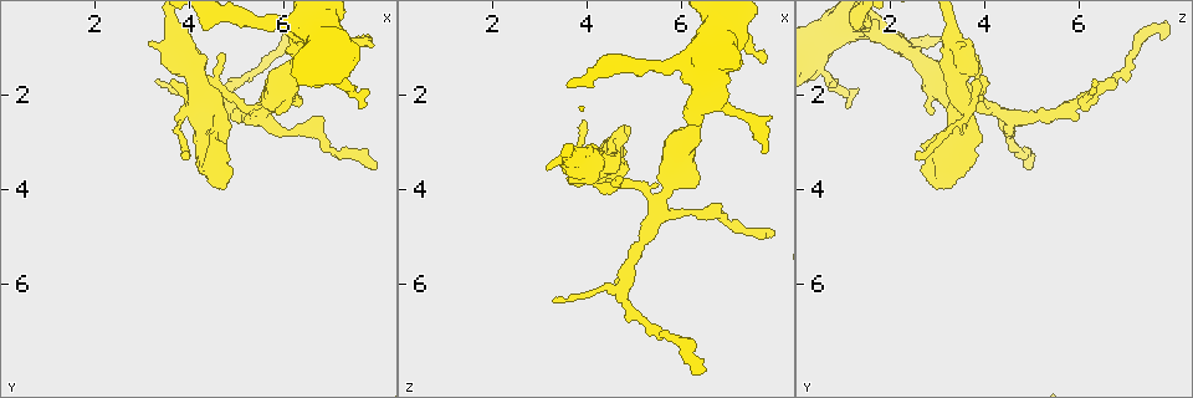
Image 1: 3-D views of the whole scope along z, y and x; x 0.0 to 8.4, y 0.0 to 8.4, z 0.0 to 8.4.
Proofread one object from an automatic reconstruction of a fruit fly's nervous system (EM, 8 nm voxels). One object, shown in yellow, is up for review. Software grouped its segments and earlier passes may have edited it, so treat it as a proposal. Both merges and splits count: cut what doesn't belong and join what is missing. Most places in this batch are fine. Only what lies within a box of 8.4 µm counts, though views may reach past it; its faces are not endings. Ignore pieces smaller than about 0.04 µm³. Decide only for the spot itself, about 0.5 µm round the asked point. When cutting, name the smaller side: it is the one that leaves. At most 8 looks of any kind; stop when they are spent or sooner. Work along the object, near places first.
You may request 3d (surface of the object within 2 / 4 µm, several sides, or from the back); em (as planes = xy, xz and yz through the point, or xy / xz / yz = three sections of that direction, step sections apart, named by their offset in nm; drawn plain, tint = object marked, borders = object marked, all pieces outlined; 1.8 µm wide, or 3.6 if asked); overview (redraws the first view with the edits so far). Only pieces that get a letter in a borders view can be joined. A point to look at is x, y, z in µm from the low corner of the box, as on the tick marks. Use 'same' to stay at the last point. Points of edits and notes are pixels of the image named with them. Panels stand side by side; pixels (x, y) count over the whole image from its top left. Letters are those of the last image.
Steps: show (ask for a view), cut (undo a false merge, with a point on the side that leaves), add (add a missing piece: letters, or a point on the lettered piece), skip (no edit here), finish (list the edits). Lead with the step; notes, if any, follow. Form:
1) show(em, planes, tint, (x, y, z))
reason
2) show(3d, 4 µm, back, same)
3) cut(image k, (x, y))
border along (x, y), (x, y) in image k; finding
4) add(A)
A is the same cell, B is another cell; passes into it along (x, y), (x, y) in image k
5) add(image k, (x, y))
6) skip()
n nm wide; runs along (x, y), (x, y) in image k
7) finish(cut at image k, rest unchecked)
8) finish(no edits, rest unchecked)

show(3d, 2 µm, (5.50, 2.30, 4.15))
four arms meet

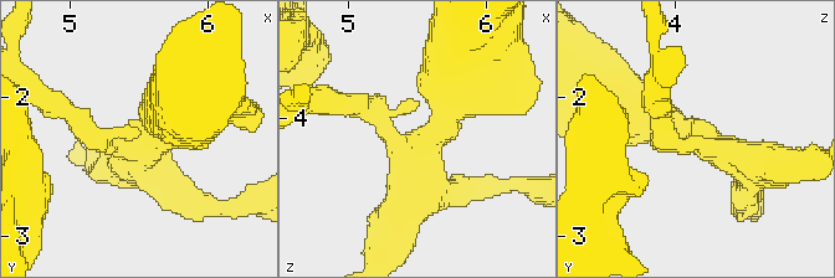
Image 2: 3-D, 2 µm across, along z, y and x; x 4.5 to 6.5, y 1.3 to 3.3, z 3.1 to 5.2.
show(em, xy, step 8, tint, (5.54, 2.32, 4.22))
4 arms

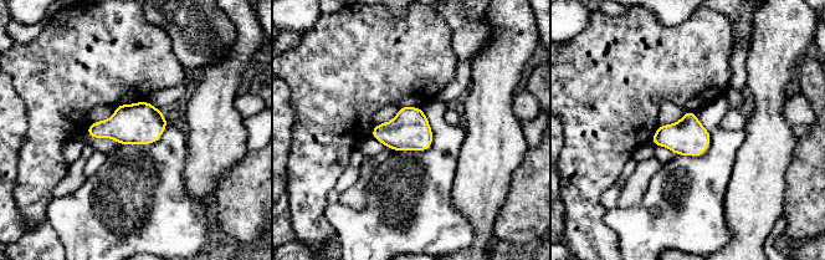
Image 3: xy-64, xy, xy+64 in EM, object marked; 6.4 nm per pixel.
show(em, xy, step 8, borders, same)

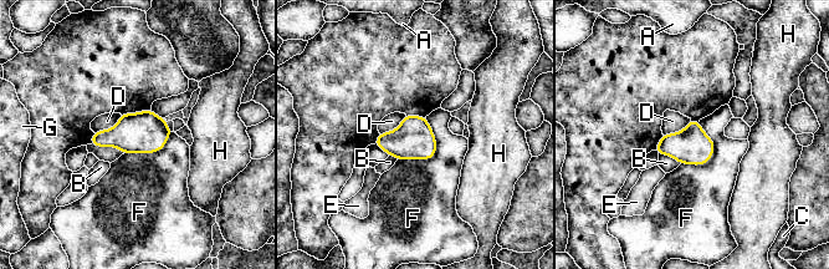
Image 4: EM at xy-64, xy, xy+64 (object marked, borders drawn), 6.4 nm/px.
skip()
A, B, C, D, E, F, G and H are other cells; border along (426, 117), (436, 153), (397, 161) in image 4; all the same neuron

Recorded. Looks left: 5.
show(em, planes, borders, (7.80, 0.75, 3.20))
thin end

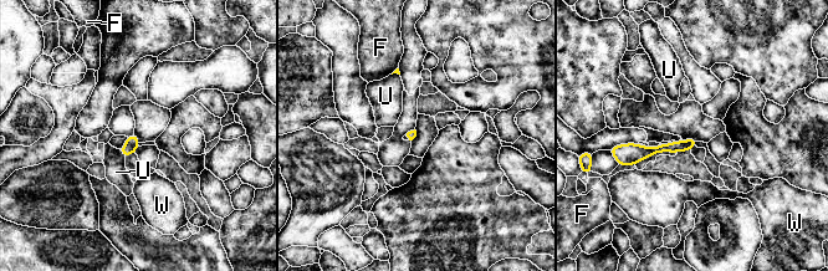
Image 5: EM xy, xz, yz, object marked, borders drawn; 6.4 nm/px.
skip()
F, U and W are other cells; runs along (694, 141), (654, 151), (622, 149) in image 5; none of them fits

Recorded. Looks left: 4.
show(3d, 2 µm, (7.70, 1.90, 1.25))
an open end

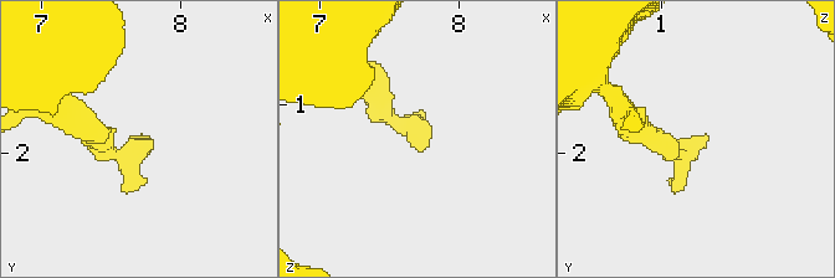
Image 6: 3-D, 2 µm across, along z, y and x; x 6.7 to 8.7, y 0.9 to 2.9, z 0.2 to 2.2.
show(em, yz, step 16, borders, (7.76, 1.88, 1.32))
shape alone is not enough

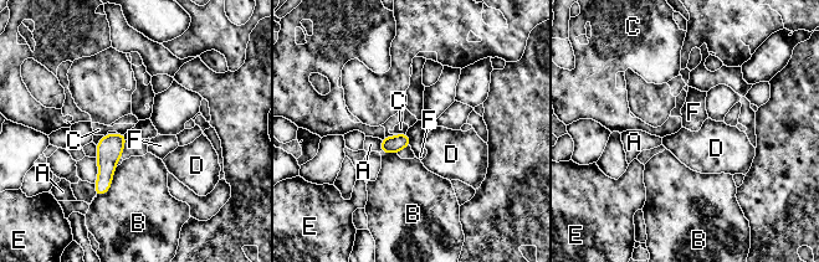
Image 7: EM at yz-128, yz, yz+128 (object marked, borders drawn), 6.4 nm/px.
skip()
A, B, C, D, E and F are other cells; border along (407, 132), (410, 145) in image 7; none of them fits

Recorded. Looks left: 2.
show(3d, 4 µm, (6.35, 0.80, 7.75))
long arm stops here

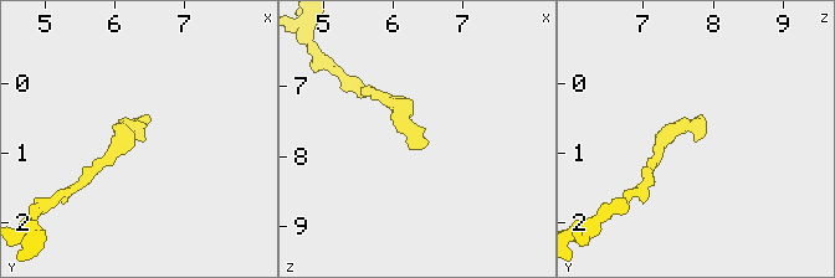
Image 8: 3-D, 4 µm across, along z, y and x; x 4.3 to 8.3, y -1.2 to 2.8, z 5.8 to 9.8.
show(em, xy, step 16, borders, (6.40, 0.80, 7.70))
shape alone is not enough

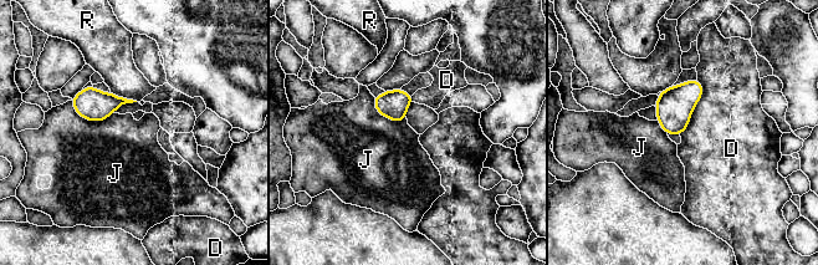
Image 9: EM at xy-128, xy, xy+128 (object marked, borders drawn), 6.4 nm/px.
skip()
D, J and R are other cells; none of them fits

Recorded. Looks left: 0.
finish(no edits, rest unchecked)

